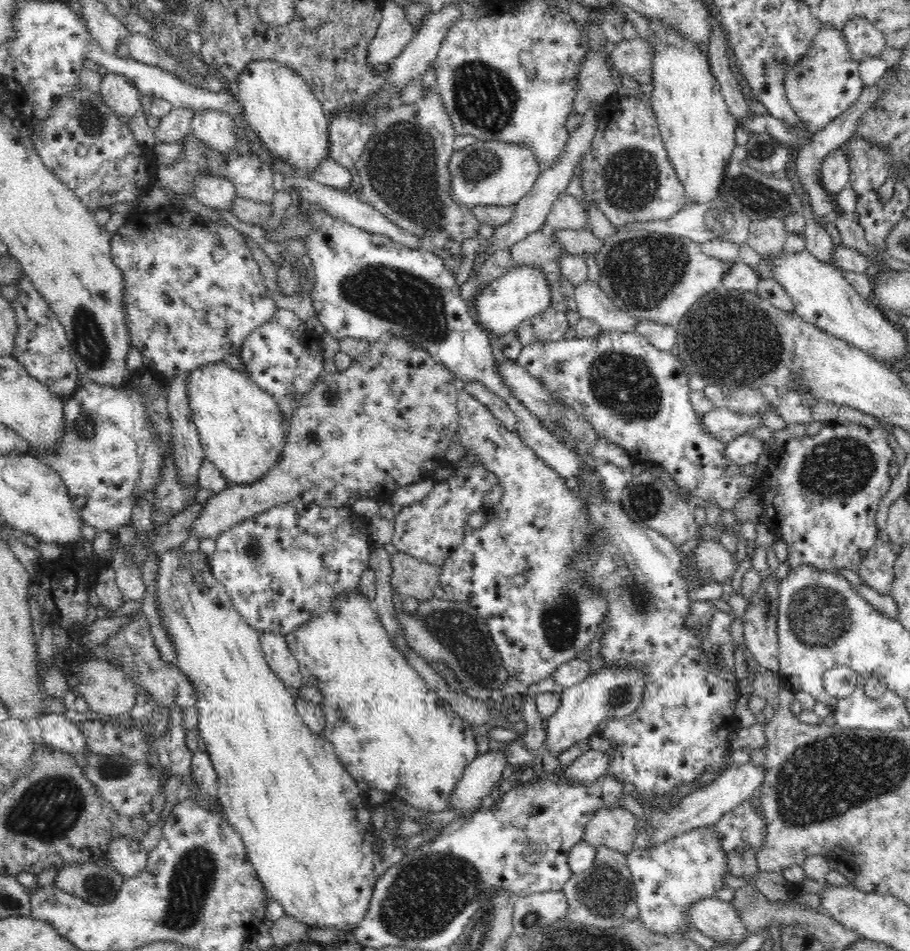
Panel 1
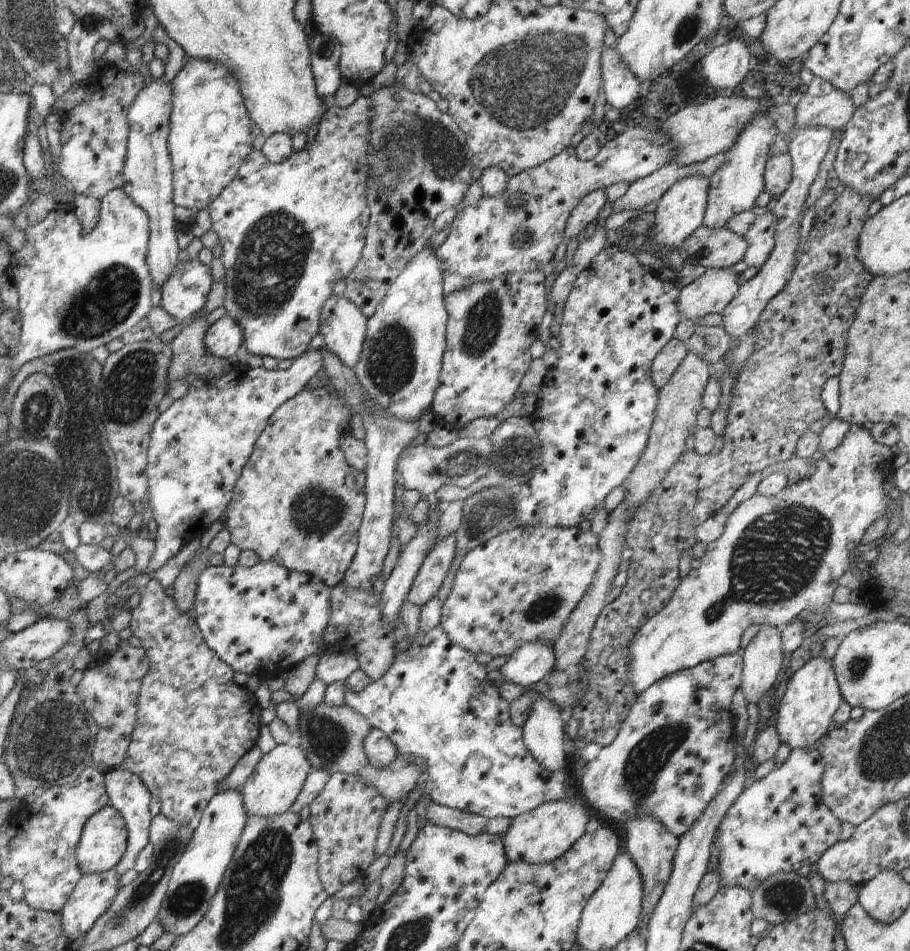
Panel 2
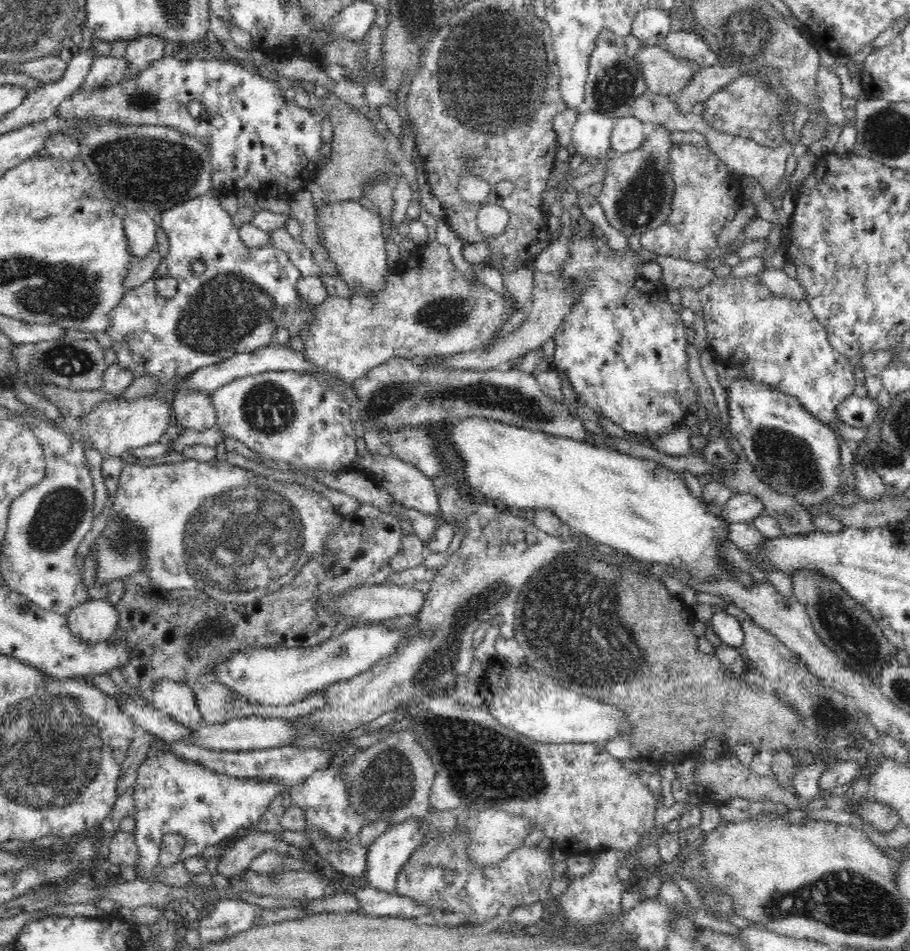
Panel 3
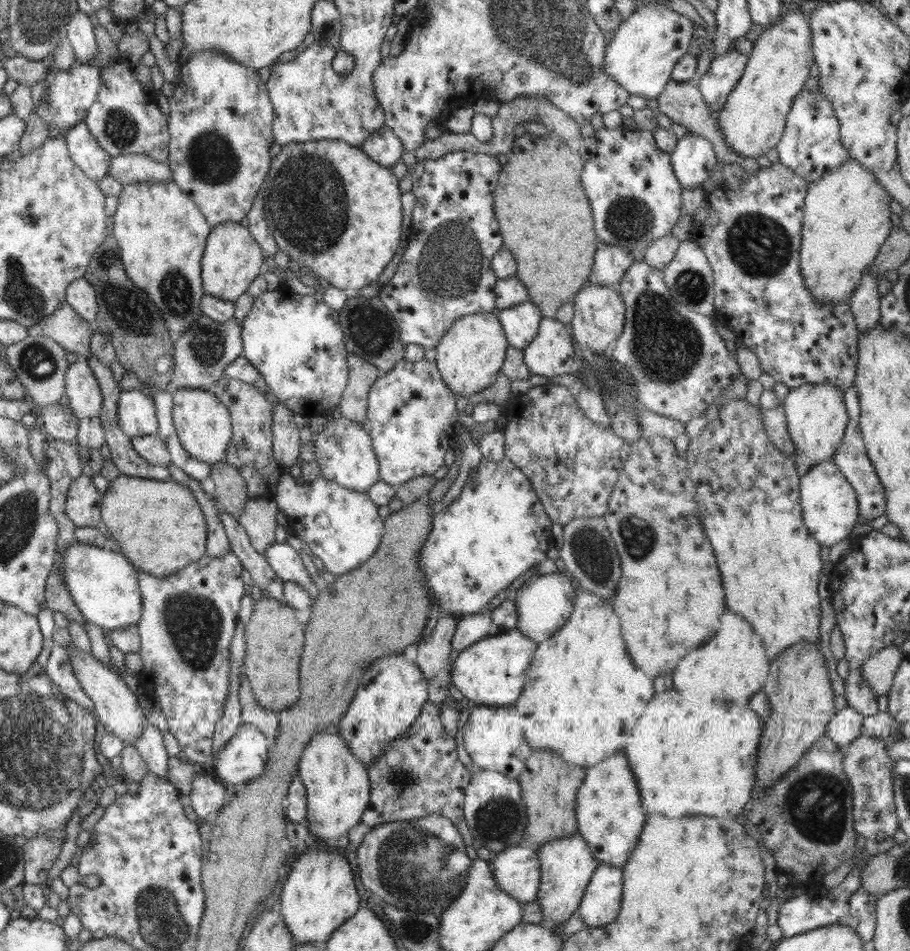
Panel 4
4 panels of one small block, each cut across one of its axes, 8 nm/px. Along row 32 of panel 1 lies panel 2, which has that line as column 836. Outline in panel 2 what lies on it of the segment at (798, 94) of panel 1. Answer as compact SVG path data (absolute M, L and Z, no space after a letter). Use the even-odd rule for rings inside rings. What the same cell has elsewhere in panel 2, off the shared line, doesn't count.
M792 749L786 762L784 762L780 768L774 769L761 780L755 780L752 786L739 794L739 797L733 802L731 808L727 810L725 817L721 820L721 823L717 828L716 846L718 846L718 854L716 856L719 856L719 864L714 869L716 869L720 875L721 886L743 886L746 890L752 892L760 883L763 883L763 880L766 880L773 874L796 873L797 870L802 868L802 866L814 866L822 854L824 854L826 850L828 850L833 844L836 844L839 841L839 837L841 836L841 824L843 822L840 822L840 819L836 818L836 816L832 814L832 811L822 800L823 792L821 778L823 772L824 763L822 760L822 755L818 752L818 750Z

